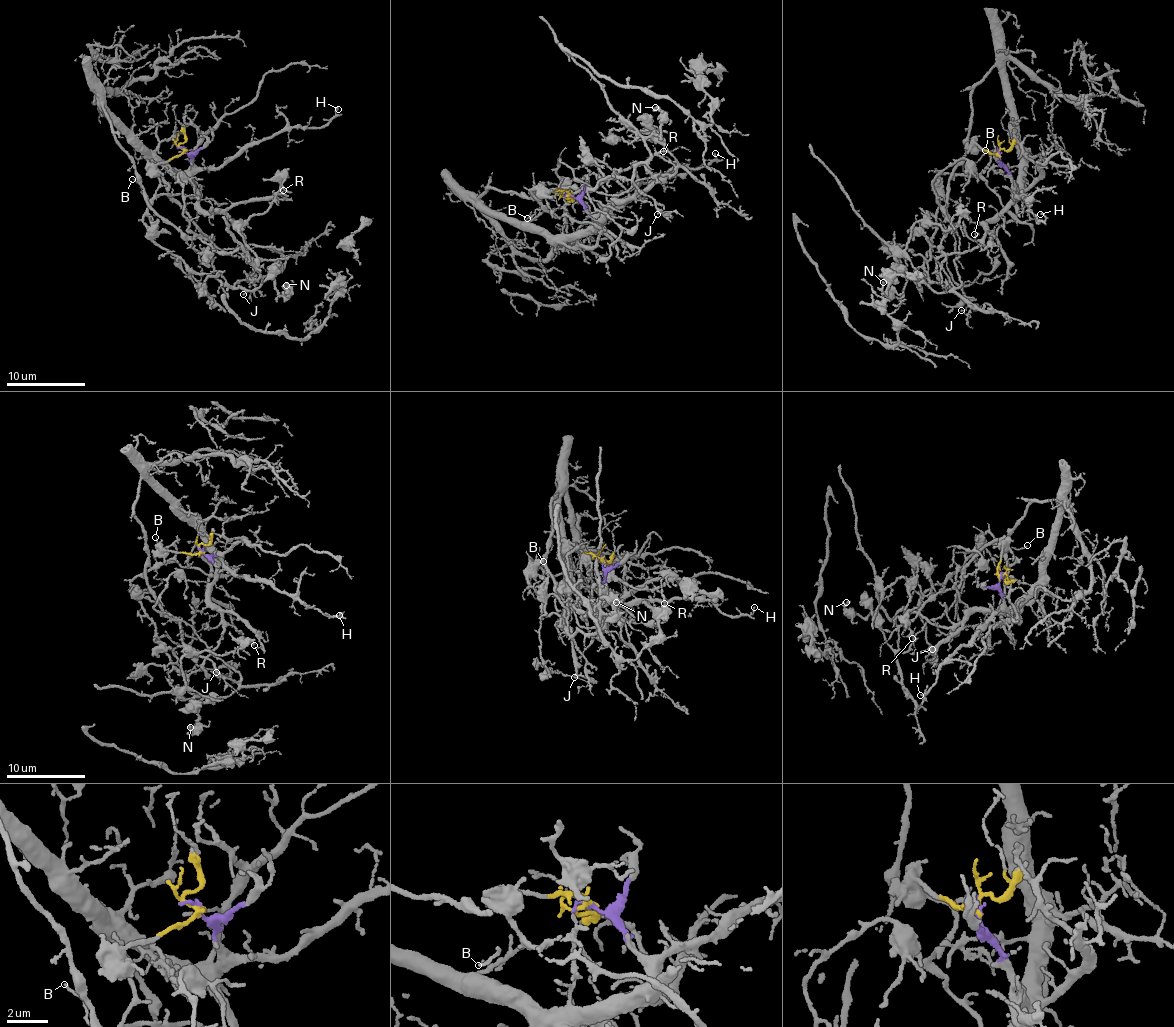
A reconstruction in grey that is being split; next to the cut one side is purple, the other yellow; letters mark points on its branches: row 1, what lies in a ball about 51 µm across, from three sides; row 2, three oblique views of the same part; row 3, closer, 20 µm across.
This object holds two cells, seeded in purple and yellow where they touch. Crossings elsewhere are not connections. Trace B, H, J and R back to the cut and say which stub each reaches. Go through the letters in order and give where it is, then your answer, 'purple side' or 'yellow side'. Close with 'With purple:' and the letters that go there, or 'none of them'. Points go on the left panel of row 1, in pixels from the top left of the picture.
B: at (132, 179); yellow side
H: at (338, 109); purple side
J: at (243, 294); yellow side
R: at (283, 190); purple side
With purple: H, R

